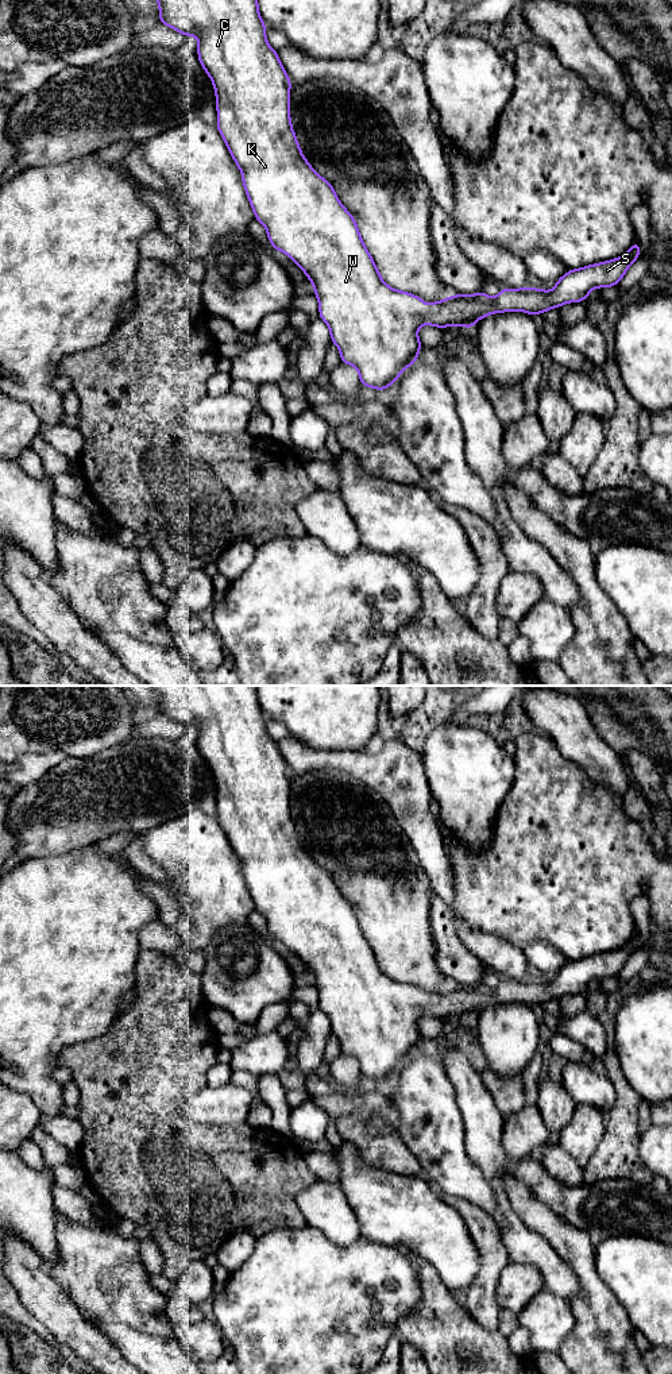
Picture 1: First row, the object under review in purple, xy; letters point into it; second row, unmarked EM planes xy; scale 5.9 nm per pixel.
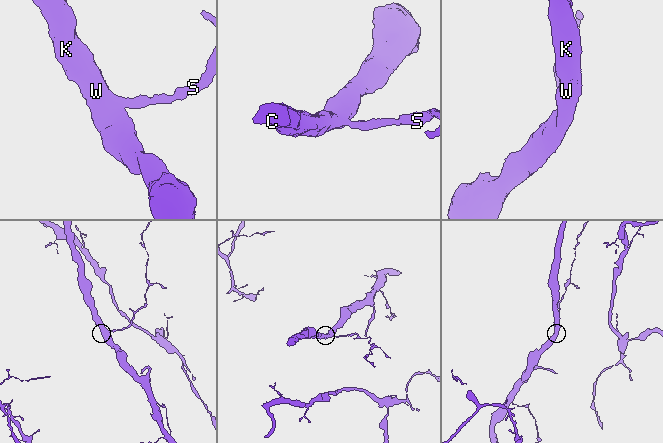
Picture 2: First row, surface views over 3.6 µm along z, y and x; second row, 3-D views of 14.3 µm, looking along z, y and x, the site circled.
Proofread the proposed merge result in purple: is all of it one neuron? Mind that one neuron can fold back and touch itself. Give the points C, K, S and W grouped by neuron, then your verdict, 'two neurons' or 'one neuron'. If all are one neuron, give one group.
C K S W; one neuron

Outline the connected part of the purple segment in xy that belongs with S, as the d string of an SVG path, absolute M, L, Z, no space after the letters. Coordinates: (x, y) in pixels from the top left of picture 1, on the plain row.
M258 686L152 687L159 695L159 713L184 727L197 729L198 752L216 783L216 817L242 862L255 910L266 918L271 938L290 947L313 974L318 1007L329 1018L331 1033L337 1037L341 1054L358 1060L364 1077L387 1080L405 1060L418 1053L422 1035L417 1022L424 1015L471 1020L491 1004L544 1004L567 993L584 992L595 979L618 976L629 957L638 952L640 935L636 931L619 949L569 961L549 983L528 977L502 980L497 988L483 983L471 987L456 984L428 996L418 987L390 979L367 942L354 907L339 892L331 873L320 868L301 844L290 813L291 773L277 742L267 734Z

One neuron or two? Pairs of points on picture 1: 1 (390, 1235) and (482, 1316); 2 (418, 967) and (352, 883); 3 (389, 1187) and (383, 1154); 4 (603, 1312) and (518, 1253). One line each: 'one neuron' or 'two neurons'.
1: two neurons
2: one neuron
3: two neurons
4: two neurons

